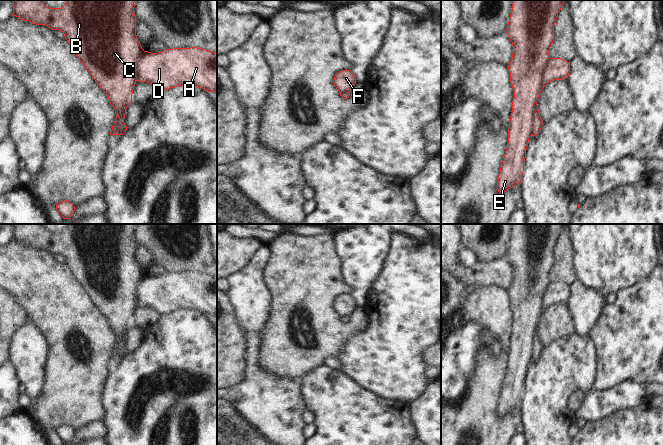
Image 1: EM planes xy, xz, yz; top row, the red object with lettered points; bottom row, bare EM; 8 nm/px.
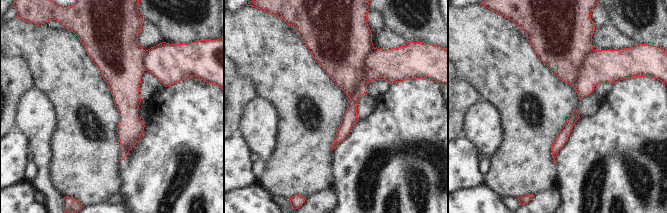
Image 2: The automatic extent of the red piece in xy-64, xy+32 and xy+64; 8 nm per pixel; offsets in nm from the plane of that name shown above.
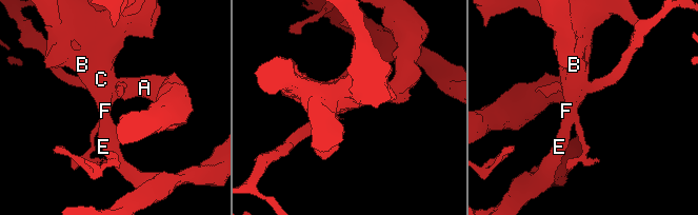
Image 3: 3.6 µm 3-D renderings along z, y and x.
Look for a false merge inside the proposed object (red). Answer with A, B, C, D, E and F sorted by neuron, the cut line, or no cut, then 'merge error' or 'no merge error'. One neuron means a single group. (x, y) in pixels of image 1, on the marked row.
A D / B C E F | yz (536, 103), (532, 113), (531, 134) | merge error

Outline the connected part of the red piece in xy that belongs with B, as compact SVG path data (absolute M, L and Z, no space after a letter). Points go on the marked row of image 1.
M13 0L12 15L32 24L46 25L52 30L62 31L76 56L106 93L110 104L115 109L116 117L124 109L125 118L126 109L132 102L132 94L136 84L136 63L144 52L136 36L135 4L136 0L67 0L62 8L50 8L41 0Z

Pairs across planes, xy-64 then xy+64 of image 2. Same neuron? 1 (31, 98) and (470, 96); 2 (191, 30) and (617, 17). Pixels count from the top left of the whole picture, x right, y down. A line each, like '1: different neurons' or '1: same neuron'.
1: different neurons
2: same neuron

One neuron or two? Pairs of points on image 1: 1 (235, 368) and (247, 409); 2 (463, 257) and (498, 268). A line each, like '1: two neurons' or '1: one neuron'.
1: two neurons
2: two neurons

